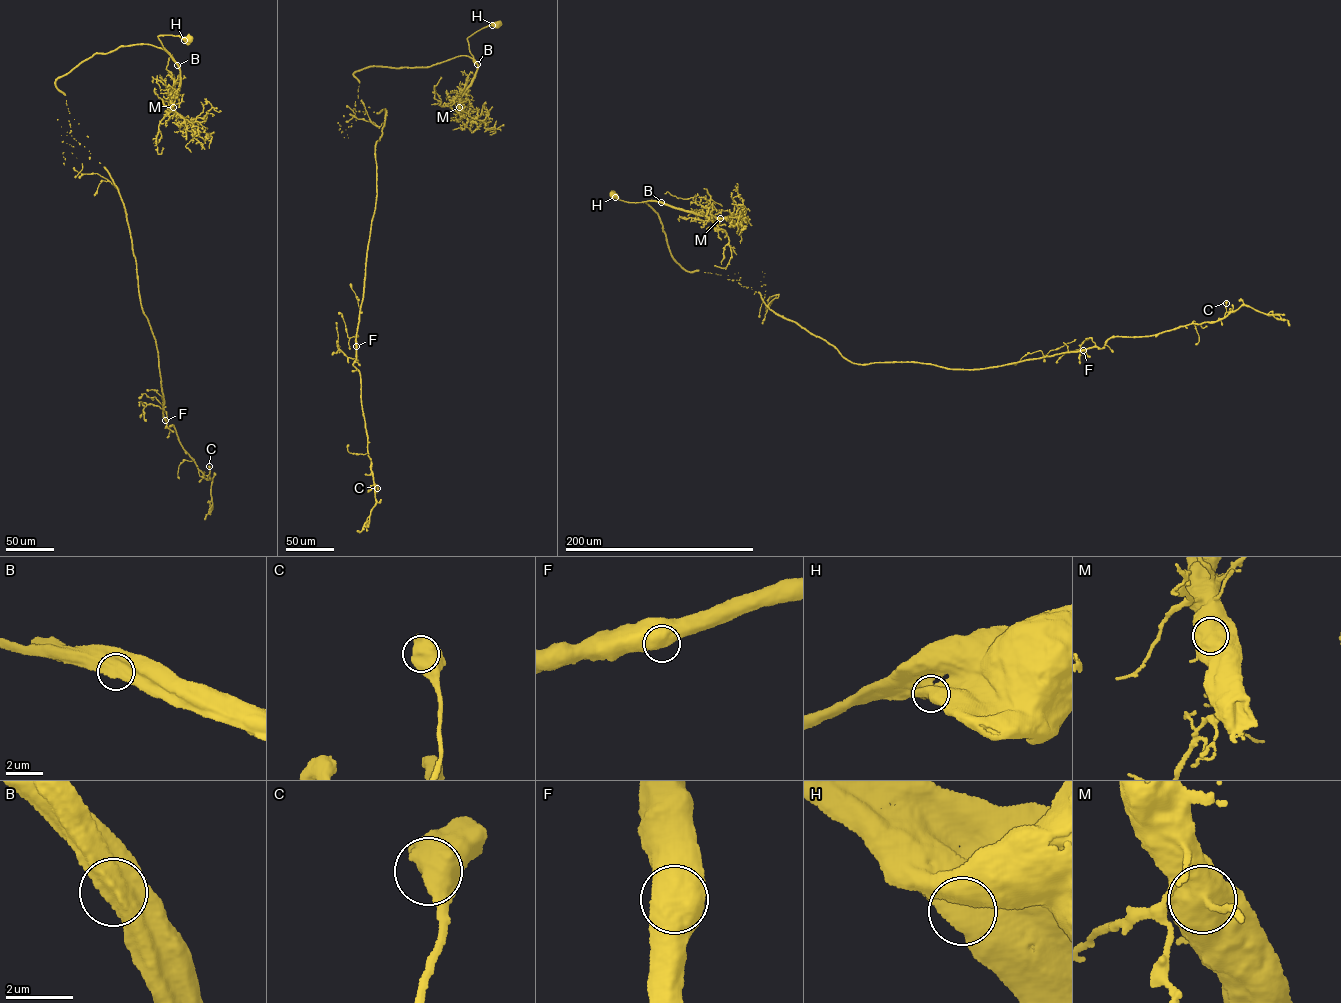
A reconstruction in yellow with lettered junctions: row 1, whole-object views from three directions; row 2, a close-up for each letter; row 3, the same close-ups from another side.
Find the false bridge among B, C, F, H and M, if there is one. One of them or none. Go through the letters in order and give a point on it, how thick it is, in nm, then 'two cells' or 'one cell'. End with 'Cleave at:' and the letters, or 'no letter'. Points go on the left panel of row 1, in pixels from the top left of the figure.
B: (177, 65) | 1050 nm | one cell
C: (209, 466) | 1050 nm | one cell
F: (165, 420) | 1050 nm | one cell
H: (184, 40) | 900 nm | one cell
M: (173, 107) | 1000 nm | one cell
Cleave at: no letter

